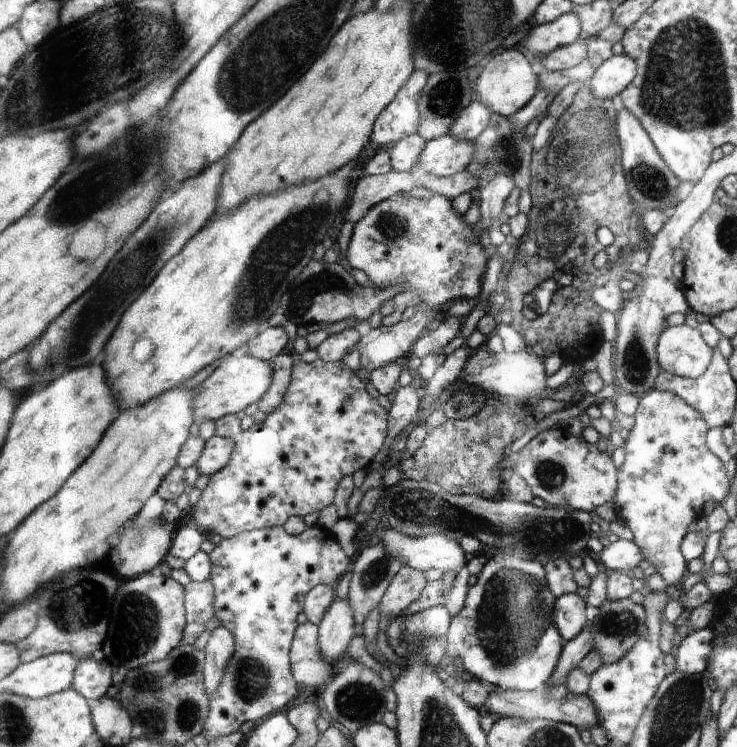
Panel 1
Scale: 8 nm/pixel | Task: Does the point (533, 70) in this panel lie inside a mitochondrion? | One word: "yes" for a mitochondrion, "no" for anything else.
no

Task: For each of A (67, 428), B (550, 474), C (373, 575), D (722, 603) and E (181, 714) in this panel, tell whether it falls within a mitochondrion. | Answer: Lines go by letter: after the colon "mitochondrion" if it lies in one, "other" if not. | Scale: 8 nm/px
A: other
B: mitochondrion
C: mitochondrion
D: other
E: mitochondrion

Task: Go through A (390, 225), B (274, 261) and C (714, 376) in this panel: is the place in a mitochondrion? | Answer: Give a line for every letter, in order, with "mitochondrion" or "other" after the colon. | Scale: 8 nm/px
A: mitochondrion
B: mitochondrion
C: other

